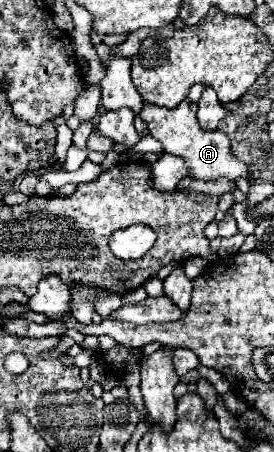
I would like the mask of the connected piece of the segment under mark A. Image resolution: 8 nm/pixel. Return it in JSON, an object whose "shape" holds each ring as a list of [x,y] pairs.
{"shape":[[[190,100],[180,102],[176,108],[168,110],[168,108],[160,108],[154,104],[144,104],[144,112],[140,112],[140,118],[148,124],[150,134],[162,142],[164,152],[180,156],[190,172],[192,178],[198,180],[218,180],[218,178],[228,178],[232,182],[236,182],[238,178],[246,178],[246,180],[254,180],[254,174],[250,172],[250,168],[238,160],[232,152],[230,140],[224,132],[214,130],[202,130],[198,120],[196,120],[196,104]]]}

